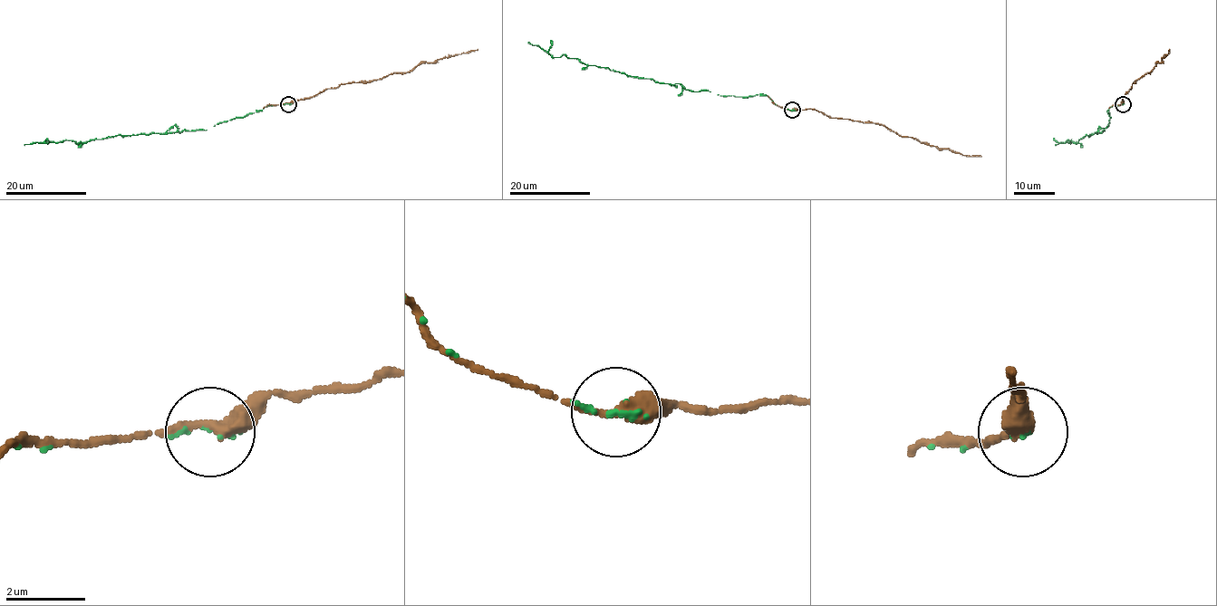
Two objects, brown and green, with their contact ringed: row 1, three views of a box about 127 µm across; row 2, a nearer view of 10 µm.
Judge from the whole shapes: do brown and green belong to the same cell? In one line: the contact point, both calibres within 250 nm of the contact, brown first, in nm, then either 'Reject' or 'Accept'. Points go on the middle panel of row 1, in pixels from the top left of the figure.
Place: (792, 110). Thickness 360 nm (brown) against 120 nm. Accept

